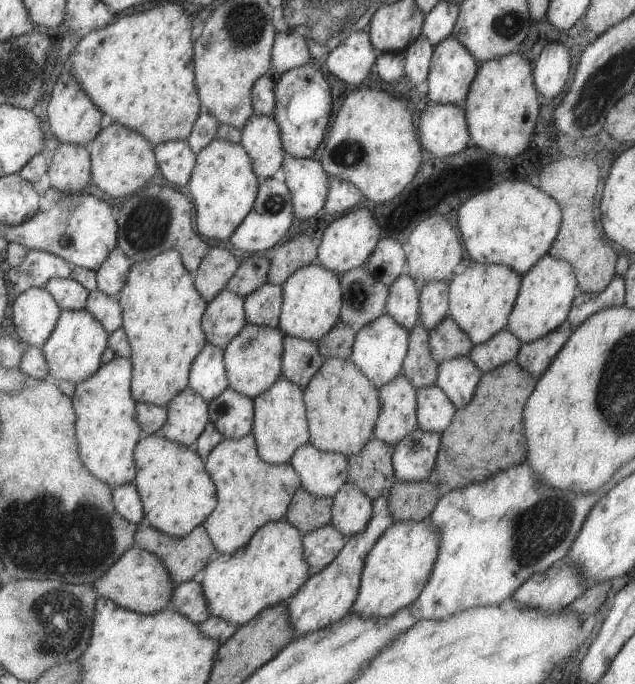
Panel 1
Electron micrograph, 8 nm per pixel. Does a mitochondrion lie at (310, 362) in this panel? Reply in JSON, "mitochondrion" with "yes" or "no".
{"mitochondrion":"no"}

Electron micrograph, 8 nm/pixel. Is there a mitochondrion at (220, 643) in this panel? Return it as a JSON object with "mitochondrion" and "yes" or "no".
{"mitochondrion":"no"}

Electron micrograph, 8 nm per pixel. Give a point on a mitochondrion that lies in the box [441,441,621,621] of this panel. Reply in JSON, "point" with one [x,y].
{"point":[538,530]}

